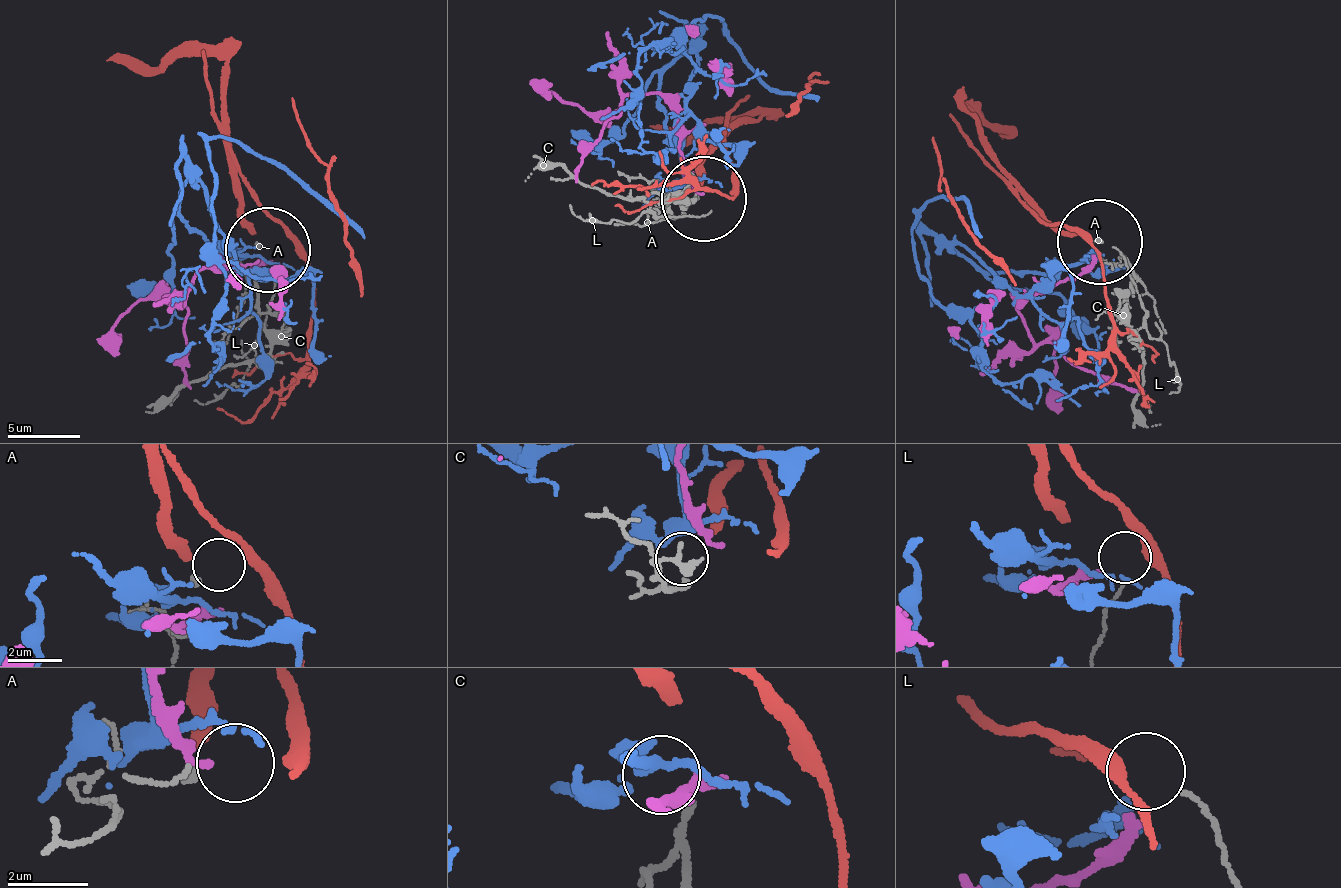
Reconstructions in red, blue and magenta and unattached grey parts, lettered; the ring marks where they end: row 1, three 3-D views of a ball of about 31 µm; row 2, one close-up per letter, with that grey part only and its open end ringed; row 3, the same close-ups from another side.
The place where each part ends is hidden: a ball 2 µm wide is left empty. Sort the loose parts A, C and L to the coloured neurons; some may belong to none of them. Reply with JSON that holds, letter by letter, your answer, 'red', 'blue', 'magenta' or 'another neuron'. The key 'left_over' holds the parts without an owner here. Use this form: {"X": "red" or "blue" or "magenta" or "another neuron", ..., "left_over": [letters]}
{"A": "another neuron", "C": "blue", "L": "another neuron", "left_over": ["A", "L"]}

